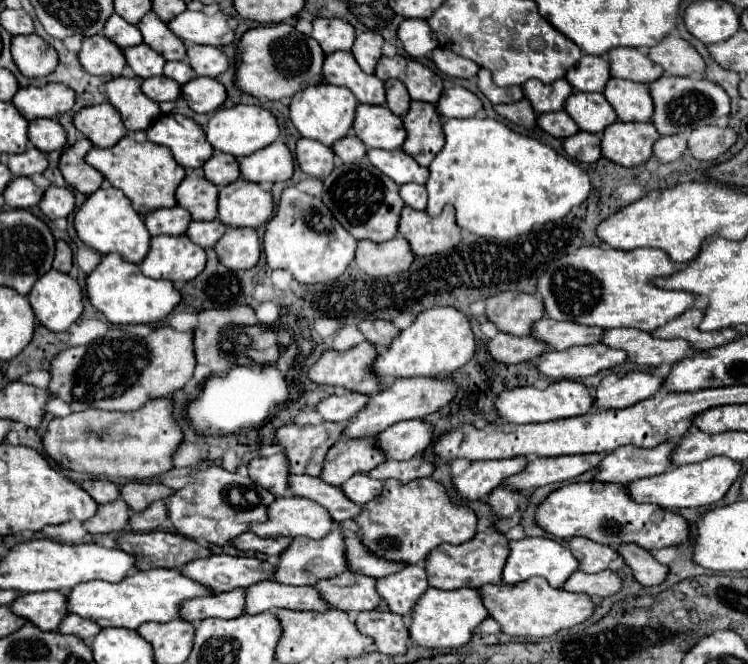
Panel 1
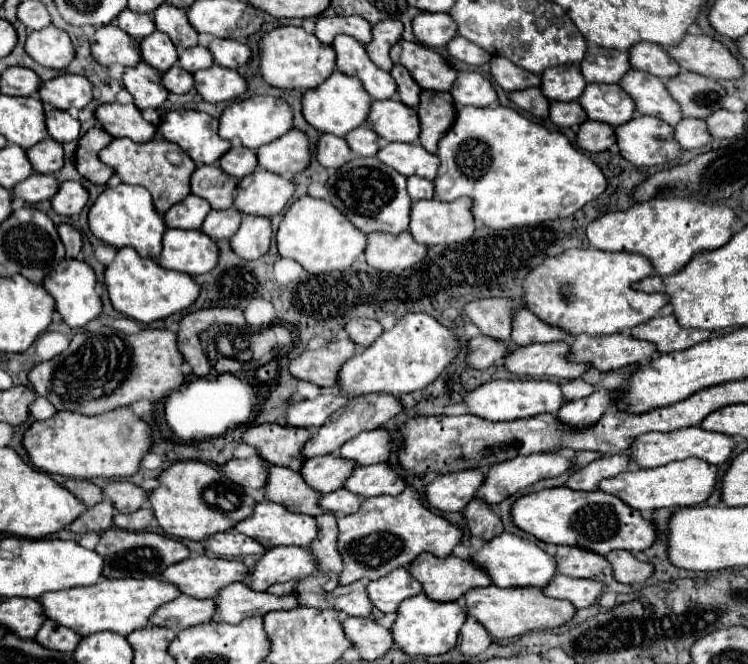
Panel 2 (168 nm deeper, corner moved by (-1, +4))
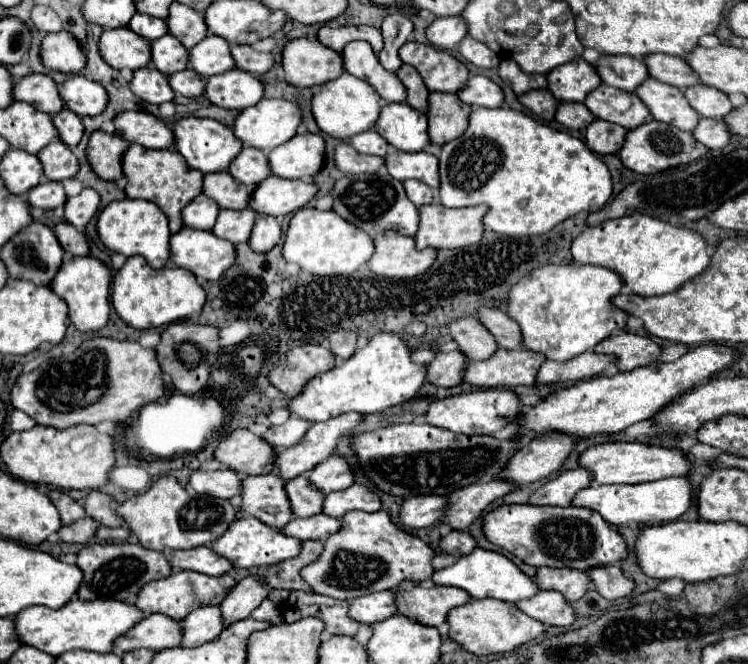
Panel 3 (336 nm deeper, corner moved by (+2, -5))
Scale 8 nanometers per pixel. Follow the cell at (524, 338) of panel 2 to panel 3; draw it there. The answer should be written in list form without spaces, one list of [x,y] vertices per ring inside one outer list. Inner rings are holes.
[[[480,307],[476,313],[476,319],[482,321],[482,325],[492,333],[496,343],[506,349],[518,349],[522,345],[520,339],[520,327],[508,315],[496,307]]]

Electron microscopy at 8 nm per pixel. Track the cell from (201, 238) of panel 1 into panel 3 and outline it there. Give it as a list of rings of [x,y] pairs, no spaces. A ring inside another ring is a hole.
[[[246,207],[242,211],[222,209],[212,231],[216,237],[226,239],[230,243],[246,243],[250,239],[250,229],[254,227],[256,217],[258,217],[258,213],[250,207]]]

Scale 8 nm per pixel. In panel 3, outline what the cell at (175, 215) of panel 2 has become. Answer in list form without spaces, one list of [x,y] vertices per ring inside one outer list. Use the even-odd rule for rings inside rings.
[[[202,193],[192,203],[188,203],[184,207],[182,219],[184,219],[184,225],[188,225],[188,227],[210,231],[214,227],[214,223],[216,223],[218,213],[220,213],[220,207],[210,197],[206,197]]]

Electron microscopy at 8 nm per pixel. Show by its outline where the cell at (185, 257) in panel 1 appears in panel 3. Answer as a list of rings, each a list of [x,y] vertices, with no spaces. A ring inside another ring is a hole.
[[[182,227],[172,235],[170,251],[178,267],[186,267],[206,281],[218,281],[236,263],[234,243],[218,239],[212,231],[194,231],[192,227]]]

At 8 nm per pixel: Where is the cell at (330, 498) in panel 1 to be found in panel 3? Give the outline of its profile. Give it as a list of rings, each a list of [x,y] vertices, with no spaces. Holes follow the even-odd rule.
[[[276,473],[244,477],[240,511],[260,519],[272,529],[282,529],[292,519],[290,501],[286,499],[284,481]]]

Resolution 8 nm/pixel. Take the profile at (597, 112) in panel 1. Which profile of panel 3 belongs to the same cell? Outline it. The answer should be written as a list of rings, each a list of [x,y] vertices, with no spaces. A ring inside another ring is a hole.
[[[600,85],[594,89],[584,105],[598,117],[610,123],[618,123],[626,129],[640,127],[650,119],[648,107],[638,99],[636,93],[614,89],[610,85]]]

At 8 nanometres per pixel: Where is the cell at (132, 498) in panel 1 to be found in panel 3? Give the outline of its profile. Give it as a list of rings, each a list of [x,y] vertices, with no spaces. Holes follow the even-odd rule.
[[[90,491],[88,493],[84,509],[86,509],[86,515],[92,517],[94,521],[98,521],[100,525],[106,525],[106,527],[120,527],[120,525],[124,525],[124,521],[114,511],[112,497],[108,497],[108,495],[100,493],[100,491]]]

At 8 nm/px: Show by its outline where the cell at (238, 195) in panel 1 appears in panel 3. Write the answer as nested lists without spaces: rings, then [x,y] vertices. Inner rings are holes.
[[[270,175],[254,189],[250,207],[260,215],[284,217],[310,203],[316,193],[318,193],[318,185],[314,183],[304,183],[300,179],[290,181]]]

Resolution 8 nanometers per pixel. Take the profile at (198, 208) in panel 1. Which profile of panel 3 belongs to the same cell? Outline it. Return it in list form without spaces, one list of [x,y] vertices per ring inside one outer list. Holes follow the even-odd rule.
[[[208,173],[204,177],[204,193],[212,197],[222,209],[246,209],[252,189],[238,183],[226,173]]]

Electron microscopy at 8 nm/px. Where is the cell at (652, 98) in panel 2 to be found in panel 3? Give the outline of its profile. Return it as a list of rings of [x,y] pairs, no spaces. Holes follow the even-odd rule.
[[[648,77],[636,89],[636,95],[648,105],[656,121],[666,121],[684,131],[692,131],[700,121],[700,115],[690,107],[690,103],[686,103],[686,97],[680,89],[656,81],[654,77]]]

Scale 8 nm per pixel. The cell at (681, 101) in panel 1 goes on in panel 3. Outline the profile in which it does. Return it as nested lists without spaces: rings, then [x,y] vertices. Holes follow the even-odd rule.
[[[694,85],[690,89],[684,91],[688,103],[702,115],[702,117],[712,117],[712,119],[720,119],[726,117],[732,111],[732,103],[728,99],[726,93],[708,87],[708,85]]]

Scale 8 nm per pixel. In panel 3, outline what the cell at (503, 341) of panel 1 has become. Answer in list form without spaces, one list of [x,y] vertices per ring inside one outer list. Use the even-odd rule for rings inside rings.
[[[460,351],[438,353],[426,367],[426,381],[438,387],[454,387],[462,383],[462,369],[466,367],[466,357]]]

